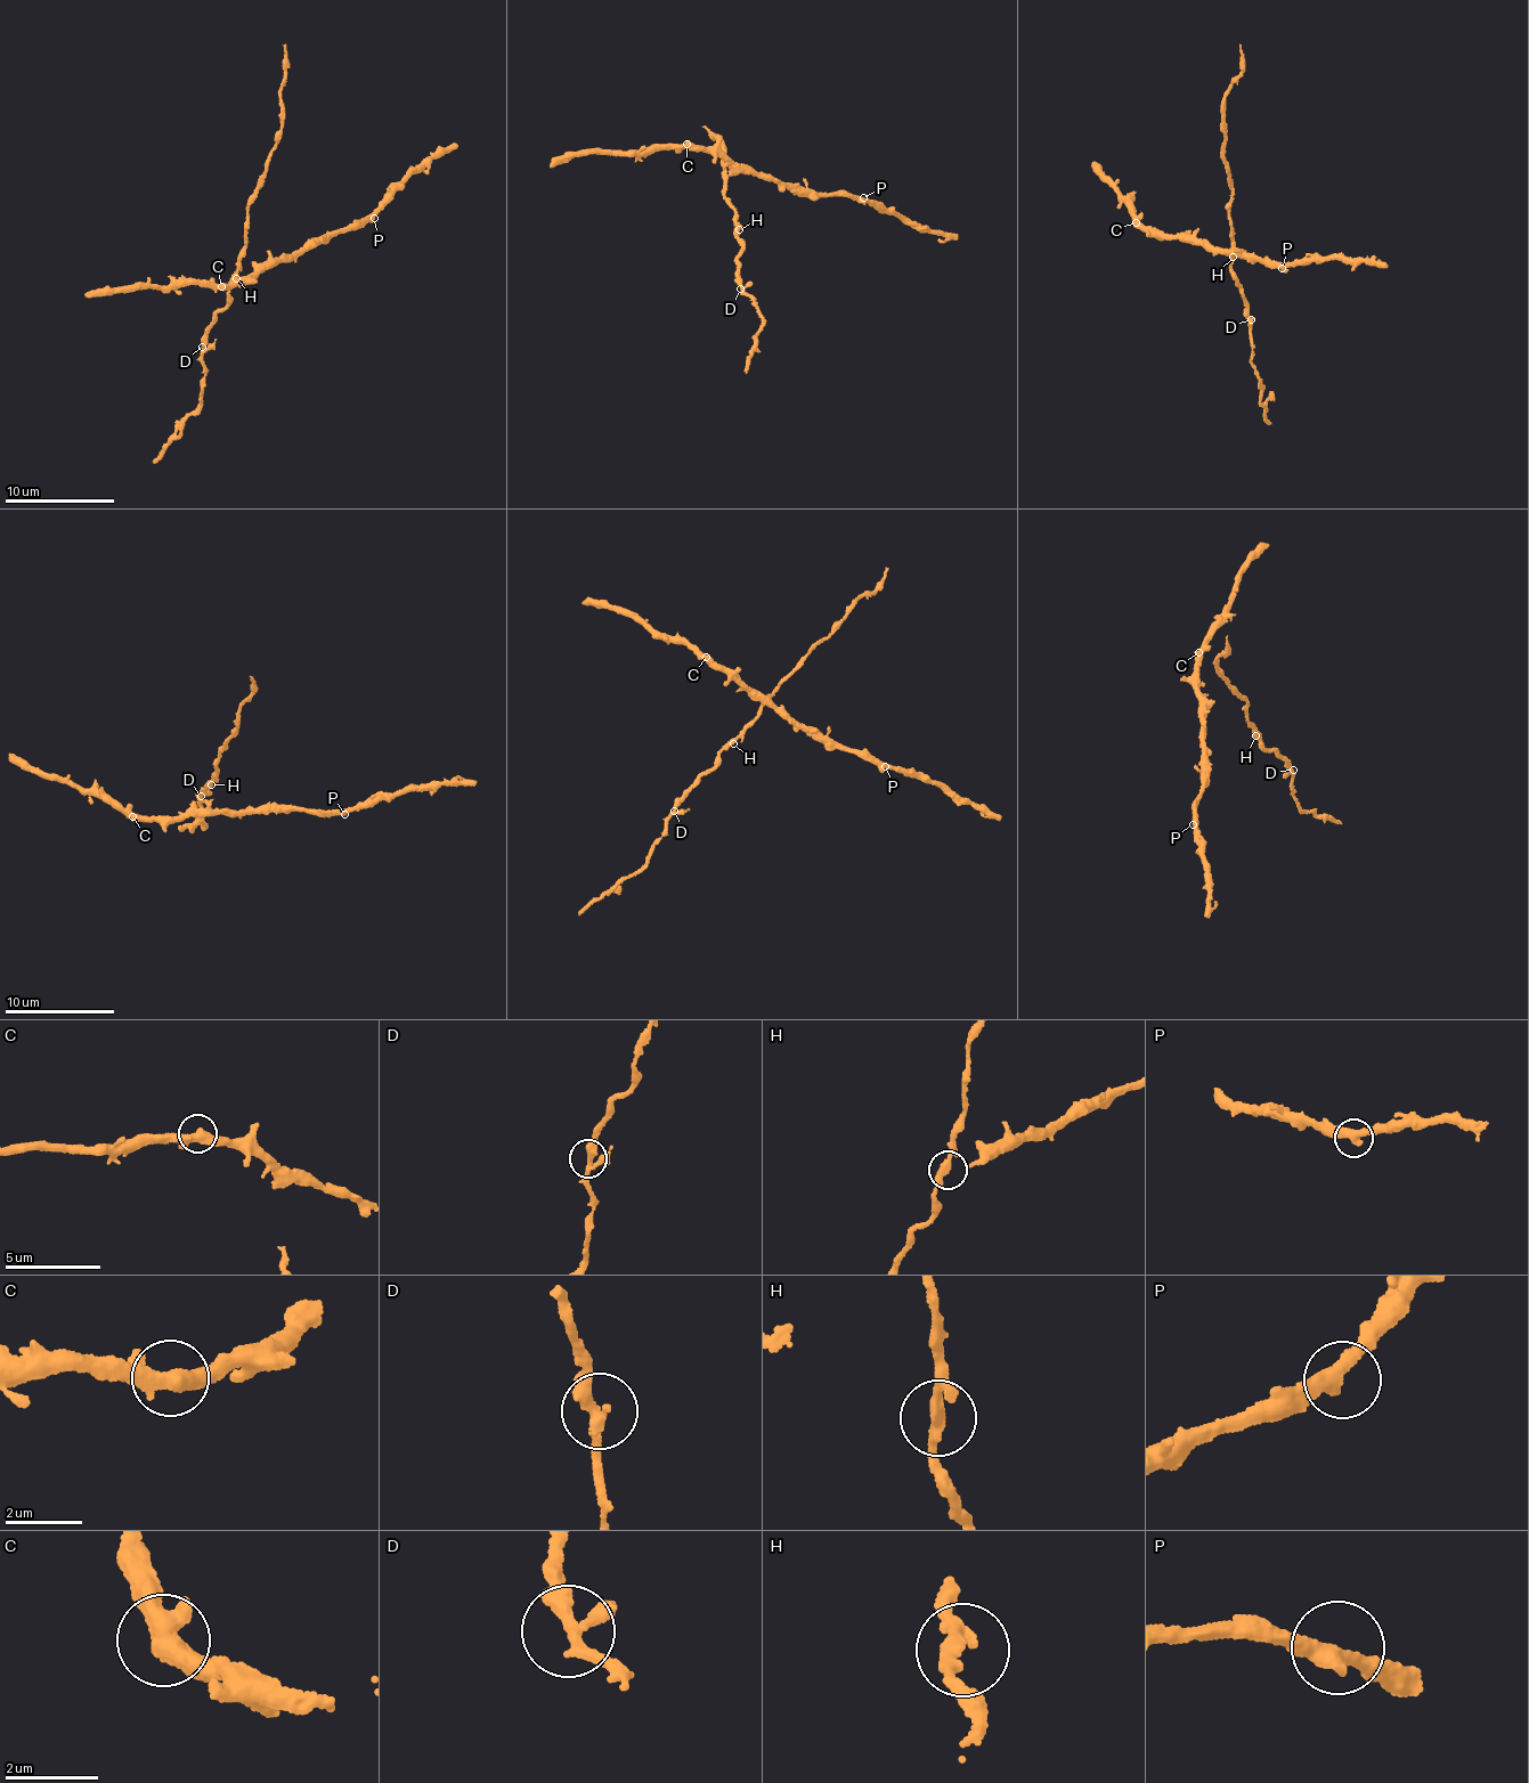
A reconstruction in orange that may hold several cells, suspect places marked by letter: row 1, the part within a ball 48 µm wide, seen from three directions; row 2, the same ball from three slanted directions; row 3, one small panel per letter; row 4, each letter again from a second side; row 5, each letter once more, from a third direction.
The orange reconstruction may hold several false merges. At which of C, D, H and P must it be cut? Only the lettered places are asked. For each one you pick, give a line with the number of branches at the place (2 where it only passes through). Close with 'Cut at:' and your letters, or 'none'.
Cut at: none

